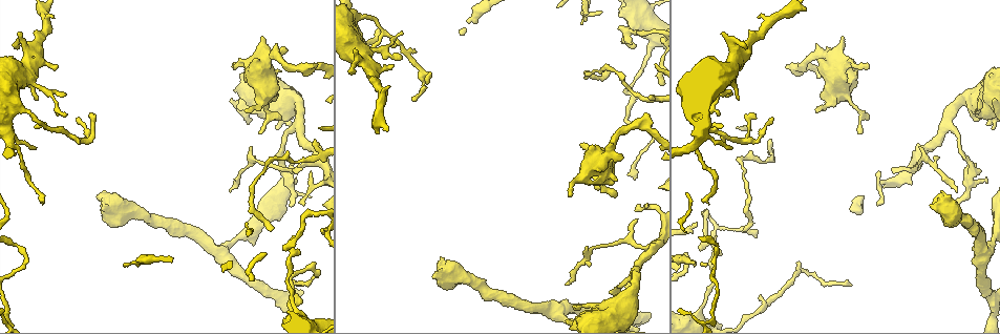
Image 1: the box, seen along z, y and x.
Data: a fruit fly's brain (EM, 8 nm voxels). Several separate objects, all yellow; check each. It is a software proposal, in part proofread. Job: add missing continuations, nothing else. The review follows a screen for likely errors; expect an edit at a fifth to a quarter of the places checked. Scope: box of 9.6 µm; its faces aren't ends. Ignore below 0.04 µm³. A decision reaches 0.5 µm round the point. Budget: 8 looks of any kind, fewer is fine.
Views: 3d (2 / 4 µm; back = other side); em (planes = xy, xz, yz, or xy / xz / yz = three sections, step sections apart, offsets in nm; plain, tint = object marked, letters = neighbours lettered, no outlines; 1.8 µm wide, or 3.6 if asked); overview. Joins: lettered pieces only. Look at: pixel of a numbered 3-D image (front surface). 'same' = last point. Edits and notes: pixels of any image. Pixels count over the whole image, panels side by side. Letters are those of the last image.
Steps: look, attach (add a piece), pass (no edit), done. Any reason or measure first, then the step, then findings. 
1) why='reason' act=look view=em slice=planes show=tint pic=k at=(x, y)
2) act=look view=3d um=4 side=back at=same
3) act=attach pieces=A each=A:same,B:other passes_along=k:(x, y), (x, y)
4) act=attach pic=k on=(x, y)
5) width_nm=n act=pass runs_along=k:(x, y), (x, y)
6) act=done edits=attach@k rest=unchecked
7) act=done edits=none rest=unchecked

why='branch stops here' act=look view=3d um=2 pic=1 at=(291, 205)

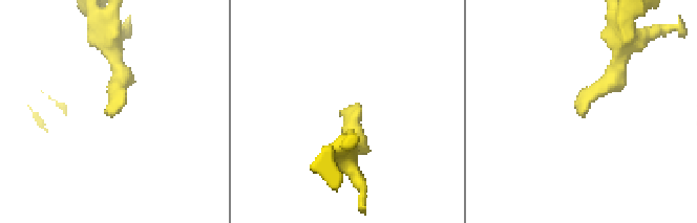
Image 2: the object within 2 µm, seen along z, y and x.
act=look view=em slice=planes show=letters pic=2 at=(112, 117)

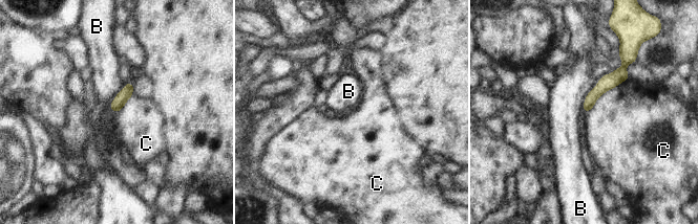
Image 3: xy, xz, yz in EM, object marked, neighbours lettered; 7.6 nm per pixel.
act=pass each=B:other,C:other runs_along=3:(622, 69), (591, 97), (585, 108) found='no lettered piece goes on from it'

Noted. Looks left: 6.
why='an open end' act=look view=em slice=planes show=tint pic=1 at=(891, 169)

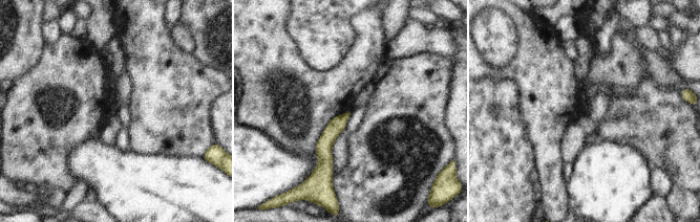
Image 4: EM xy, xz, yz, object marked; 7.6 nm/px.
act=look view=em slice=planes show=letters at=same

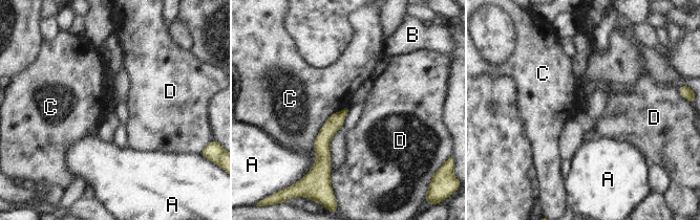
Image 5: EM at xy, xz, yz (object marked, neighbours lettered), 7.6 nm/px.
longest_contact=C:440nm act=pass each=A:other,B:other,C:other,D:other found='no lettered piece goes on from it'

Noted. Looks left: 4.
why='thin end' act=look view=em slice=planes show=letters pic=1 at=(730, 93)

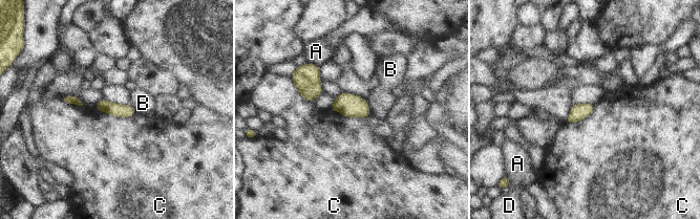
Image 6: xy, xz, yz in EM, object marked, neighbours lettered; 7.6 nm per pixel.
act=pass each=A:other,B:other,C:other,D:other found='no lettered piece goes on from it'

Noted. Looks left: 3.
act=done edits=none rest=unchecked

